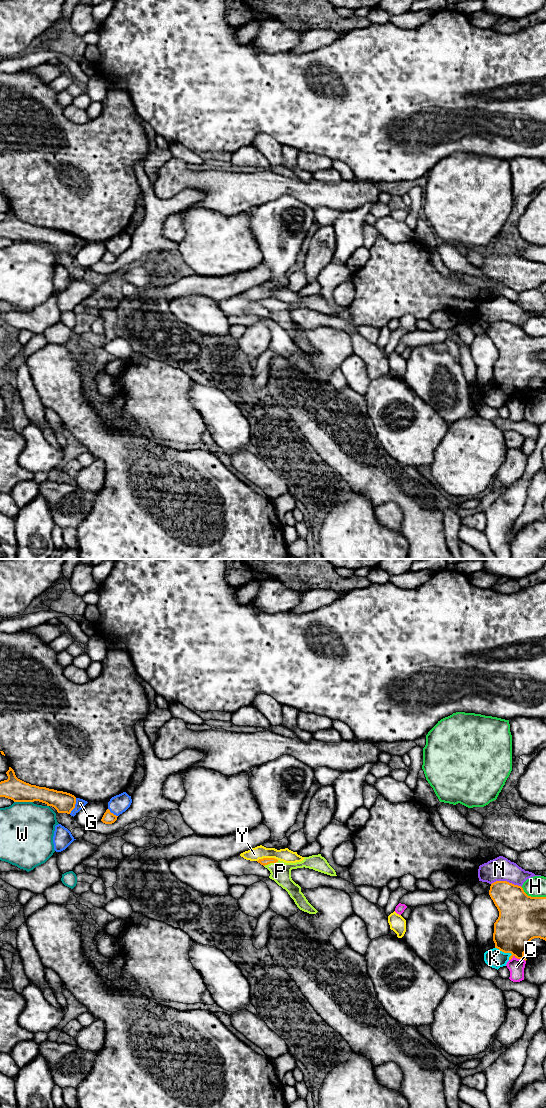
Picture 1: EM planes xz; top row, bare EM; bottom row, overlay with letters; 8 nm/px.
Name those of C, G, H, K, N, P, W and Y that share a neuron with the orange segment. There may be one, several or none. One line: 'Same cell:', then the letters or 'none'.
Same cell: P

